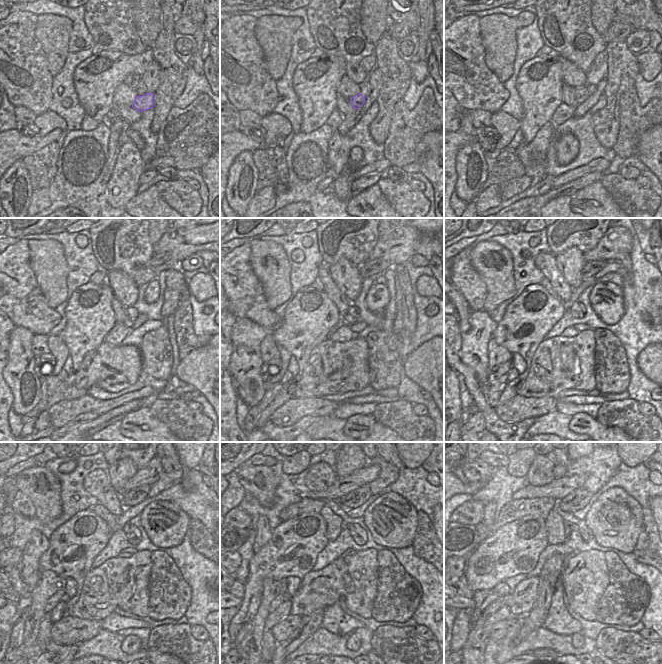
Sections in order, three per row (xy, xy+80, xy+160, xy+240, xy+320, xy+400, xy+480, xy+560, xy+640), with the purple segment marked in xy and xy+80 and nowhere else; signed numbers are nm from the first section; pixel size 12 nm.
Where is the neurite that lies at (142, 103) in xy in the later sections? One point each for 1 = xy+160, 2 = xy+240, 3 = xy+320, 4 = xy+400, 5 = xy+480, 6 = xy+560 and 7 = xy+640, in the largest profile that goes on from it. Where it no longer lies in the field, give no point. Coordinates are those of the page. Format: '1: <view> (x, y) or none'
1: xy+160 (581, 94)
2: xy+240 (131, 314)
3: xy+320 (352, 314)
4: xy+400 (577, 309)
5: xy+480 (133, 535)
6: xy+560 (358, 534)
7: xy+640 (573, 527)

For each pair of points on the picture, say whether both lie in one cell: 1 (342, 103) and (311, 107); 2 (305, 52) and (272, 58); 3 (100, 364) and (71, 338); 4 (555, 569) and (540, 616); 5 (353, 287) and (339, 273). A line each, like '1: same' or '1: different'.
1: different
2: different
3: different
4: same
5: same

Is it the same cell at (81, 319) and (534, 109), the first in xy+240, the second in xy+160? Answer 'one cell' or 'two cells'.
one cell

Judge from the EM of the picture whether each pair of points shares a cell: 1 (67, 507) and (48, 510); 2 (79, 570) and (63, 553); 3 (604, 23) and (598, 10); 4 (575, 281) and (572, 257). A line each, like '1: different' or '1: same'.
1: different
2: same
3: same
4: same

